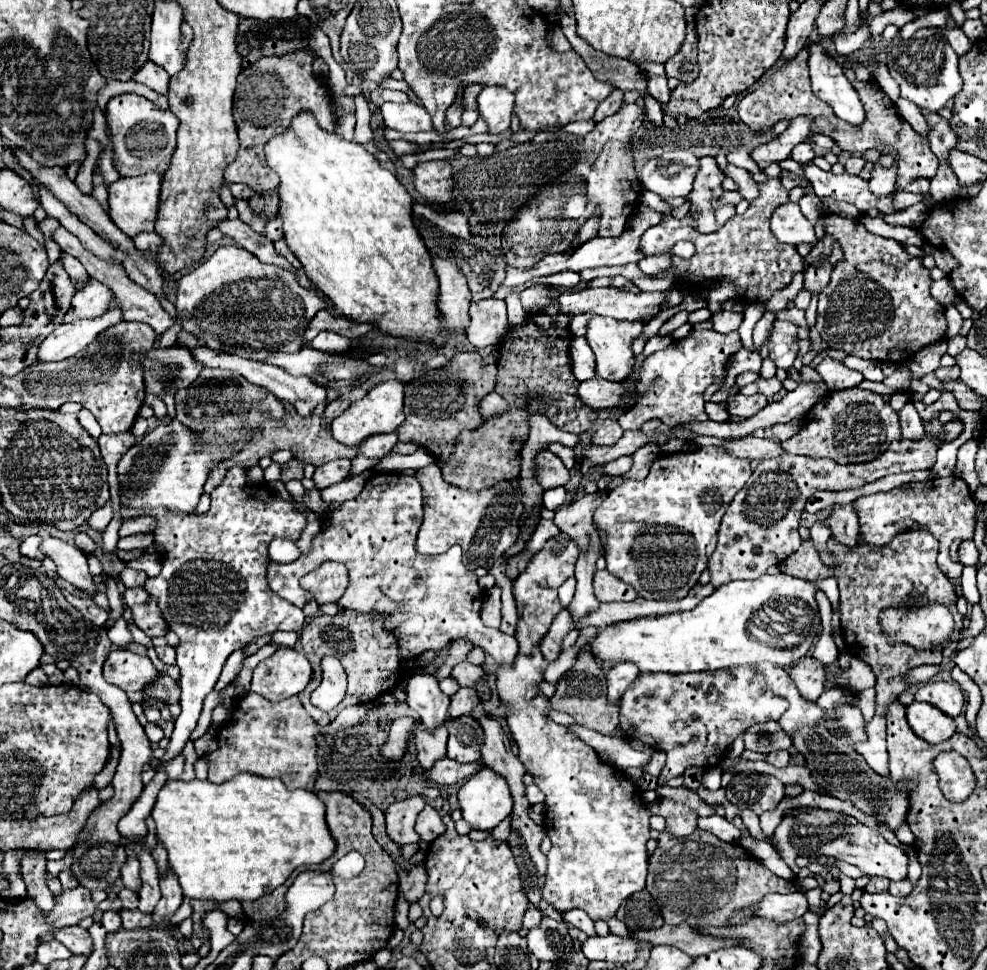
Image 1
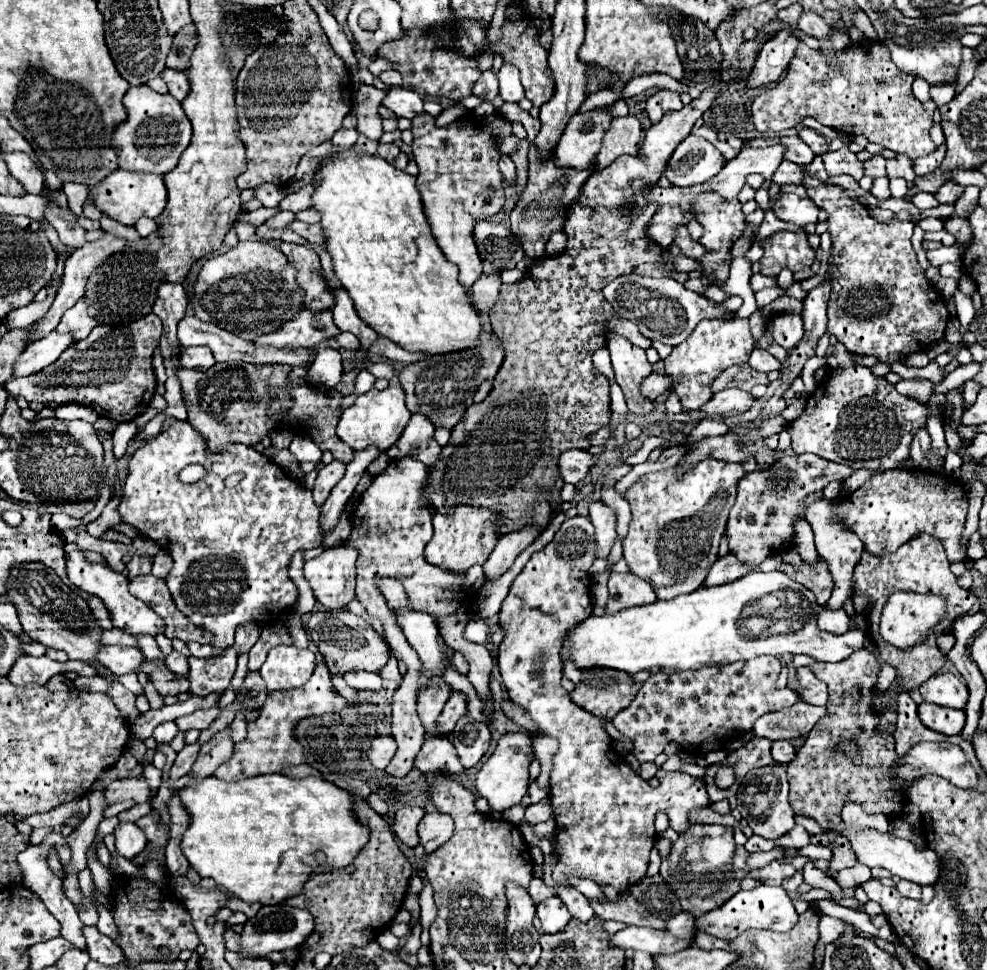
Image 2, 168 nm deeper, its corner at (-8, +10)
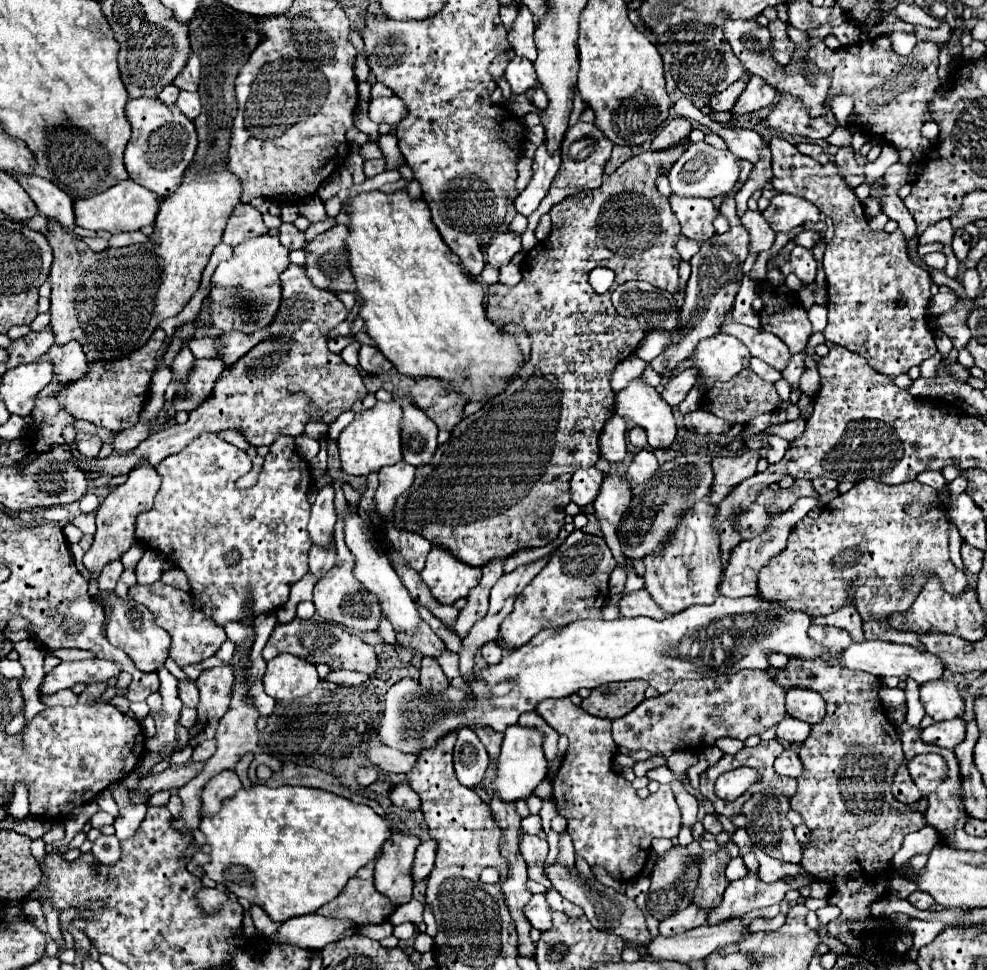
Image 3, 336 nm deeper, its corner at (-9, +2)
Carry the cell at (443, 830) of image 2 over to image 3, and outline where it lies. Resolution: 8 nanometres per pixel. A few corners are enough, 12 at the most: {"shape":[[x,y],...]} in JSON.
{"shape":[[425,840],[411,870],[415,882],[425,880],[435,864],[437,842]]}

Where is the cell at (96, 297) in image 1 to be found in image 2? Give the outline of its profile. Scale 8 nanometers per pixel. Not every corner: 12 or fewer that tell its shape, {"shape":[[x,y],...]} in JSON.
{"shape":[[78,300],[60,324],[58,332],[70,332],[74,342],[86,338],[96,320]]}

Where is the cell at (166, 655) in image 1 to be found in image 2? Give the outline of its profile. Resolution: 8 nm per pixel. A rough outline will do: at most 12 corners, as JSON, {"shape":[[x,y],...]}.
{"shape":[[180,652],[166,656],[170,672],[188,678],[188,658]]}

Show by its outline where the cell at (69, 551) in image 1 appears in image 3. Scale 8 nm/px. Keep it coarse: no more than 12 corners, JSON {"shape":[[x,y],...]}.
{"shape":[[99,592],[107,640],[155,672],[171,638],[135,600]]}

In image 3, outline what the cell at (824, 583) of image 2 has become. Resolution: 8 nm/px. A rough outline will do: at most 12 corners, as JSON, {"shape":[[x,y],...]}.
{"shape":[[917,480],[857,482],[759,572],[761,596],[811,618],[851,598],[905,612],[927,572],[951,596],[951,522]]}

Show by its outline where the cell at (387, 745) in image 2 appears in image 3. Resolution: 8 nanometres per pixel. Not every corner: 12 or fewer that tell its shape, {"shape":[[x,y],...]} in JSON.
{"shape":[[375,766],[357,770],[361,786],[369,786],[381,778]]}

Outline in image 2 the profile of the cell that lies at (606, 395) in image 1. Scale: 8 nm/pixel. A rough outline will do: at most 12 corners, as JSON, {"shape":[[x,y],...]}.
{"shape":[[650,374],[642,382],[642,394],[656,400],[672,388],[666,374]]}

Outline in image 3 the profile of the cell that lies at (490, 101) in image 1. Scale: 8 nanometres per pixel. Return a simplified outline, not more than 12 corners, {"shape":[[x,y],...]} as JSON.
{"shape":[[513,58],[505,78],[515,96],[535,86],[535,68],[527,58]]}

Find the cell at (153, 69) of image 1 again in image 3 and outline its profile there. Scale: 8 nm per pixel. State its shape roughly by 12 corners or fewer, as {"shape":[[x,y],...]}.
{"shape":[[181,90],[175,104],[189,120],[201,112],[197,92]]}

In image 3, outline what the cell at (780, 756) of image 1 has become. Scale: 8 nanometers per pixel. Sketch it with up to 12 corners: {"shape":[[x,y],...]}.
{"shape":[[793,750],[775,760],[777,774],[797,778],[803,764]]}

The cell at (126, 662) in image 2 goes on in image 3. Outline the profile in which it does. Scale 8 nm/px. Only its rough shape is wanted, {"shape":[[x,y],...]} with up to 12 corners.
{"shape":[[113,660],[61,662],[39,688],[53,694],[77,682],[107,682],[121,666]]}

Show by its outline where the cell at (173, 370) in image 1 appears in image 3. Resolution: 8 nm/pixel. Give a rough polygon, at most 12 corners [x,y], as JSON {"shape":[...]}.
{"shape":[[195,360],[187,398],[175,410],[195,410],[211,396],[225,370],[223,360]]}

